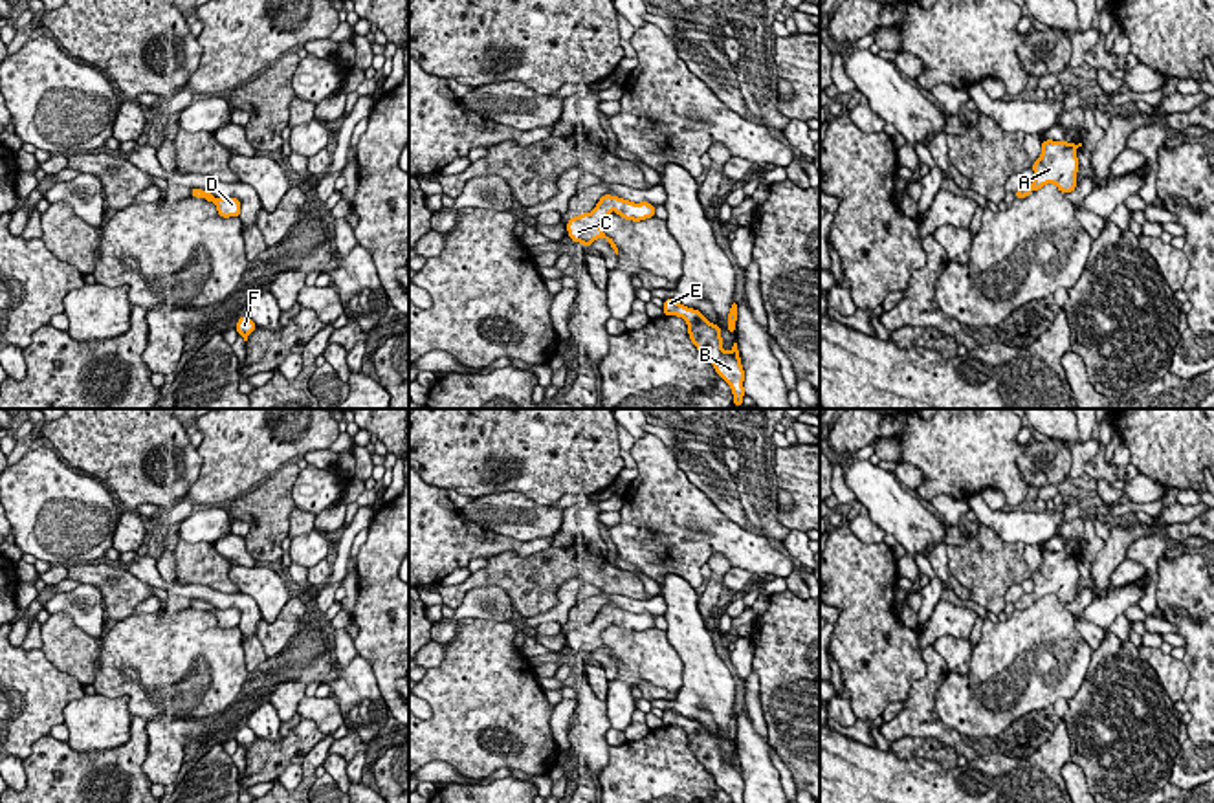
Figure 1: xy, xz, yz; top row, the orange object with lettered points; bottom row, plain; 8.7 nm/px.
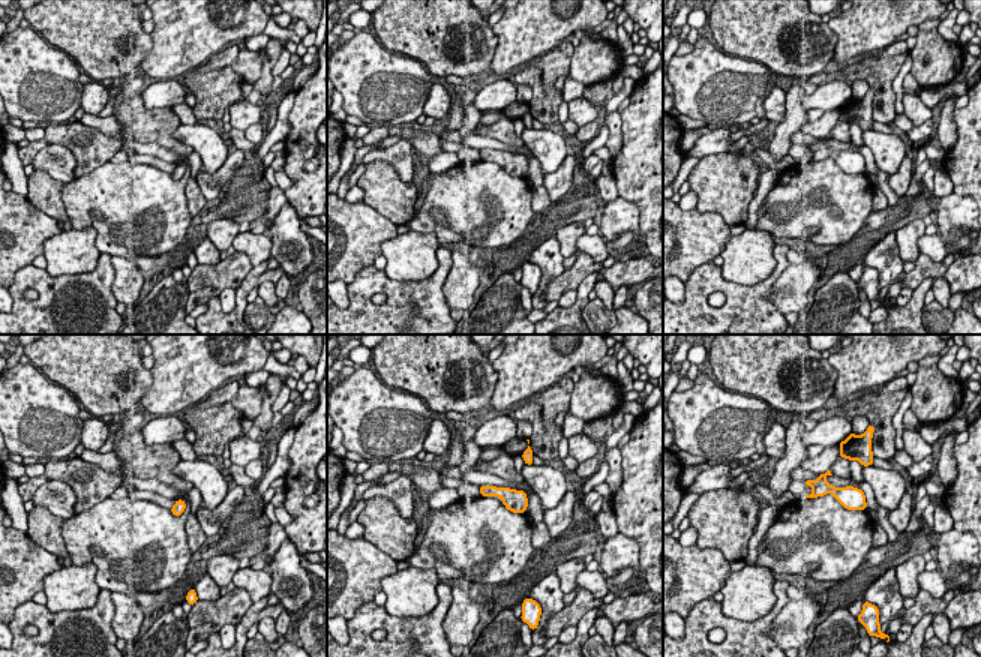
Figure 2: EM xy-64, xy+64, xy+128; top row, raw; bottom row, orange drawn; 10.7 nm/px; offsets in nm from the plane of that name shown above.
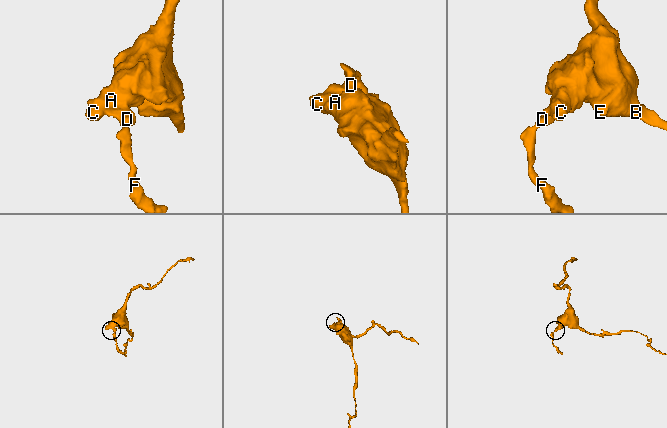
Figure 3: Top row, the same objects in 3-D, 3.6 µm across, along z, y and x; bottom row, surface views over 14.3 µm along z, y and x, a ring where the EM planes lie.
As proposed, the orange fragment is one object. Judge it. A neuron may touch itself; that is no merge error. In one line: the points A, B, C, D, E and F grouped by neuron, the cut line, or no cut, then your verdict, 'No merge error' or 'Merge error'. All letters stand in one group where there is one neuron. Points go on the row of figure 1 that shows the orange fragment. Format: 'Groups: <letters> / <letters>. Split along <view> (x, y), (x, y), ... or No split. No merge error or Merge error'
Groups: A B C D E F. No split. No merge error

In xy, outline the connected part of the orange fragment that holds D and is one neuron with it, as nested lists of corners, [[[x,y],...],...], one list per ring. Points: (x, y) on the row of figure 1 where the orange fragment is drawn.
[[[191,189],[191,194],[194,198],[205,198],[207,202],[213,202],[216,205],[218,216],[229,218],[229,216],[240,216],[240,200],[238,198],[215,198],[211,192],[202,189]]]

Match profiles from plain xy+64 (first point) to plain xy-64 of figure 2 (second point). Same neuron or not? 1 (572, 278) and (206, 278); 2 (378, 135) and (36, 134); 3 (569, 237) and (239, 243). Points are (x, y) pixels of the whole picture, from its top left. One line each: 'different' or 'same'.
1: same
2: same
3: different

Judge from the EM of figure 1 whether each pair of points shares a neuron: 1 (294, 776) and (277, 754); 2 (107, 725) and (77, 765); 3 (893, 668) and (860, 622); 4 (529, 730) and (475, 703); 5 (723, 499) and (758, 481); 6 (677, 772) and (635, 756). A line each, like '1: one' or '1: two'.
1: two
2: two
3: one
4: one
5: two
6: one

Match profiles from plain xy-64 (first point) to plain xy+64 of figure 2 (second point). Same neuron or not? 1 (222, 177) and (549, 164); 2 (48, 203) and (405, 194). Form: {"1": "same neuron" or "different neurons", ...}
{"1": "different neurons", "2": "same neuron"}

